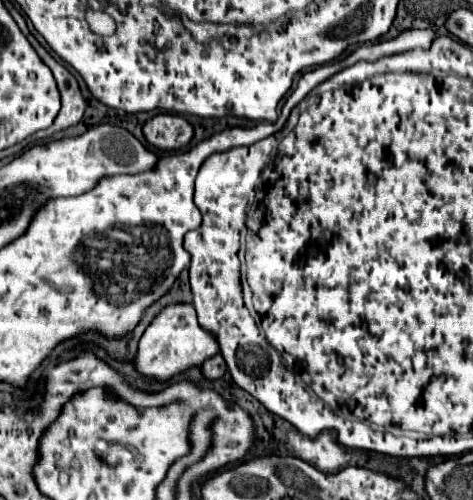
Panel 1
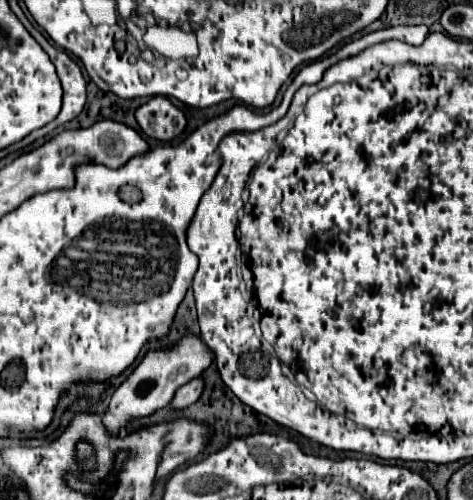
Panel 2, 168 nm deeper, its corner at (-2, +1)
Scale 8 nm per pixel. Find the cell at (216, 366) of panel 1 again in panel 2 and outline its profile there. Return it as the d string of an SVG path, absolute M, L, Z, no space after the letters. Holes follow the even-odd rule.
M198 376L198 378L190 380L188 384L184 384L184 386L176 392L176 396L174 396L174 400L172 400L172 406L174 406L174 408L186 408L186 406L194 404L194 402L200 398L202 390L204 390L204 378Z

